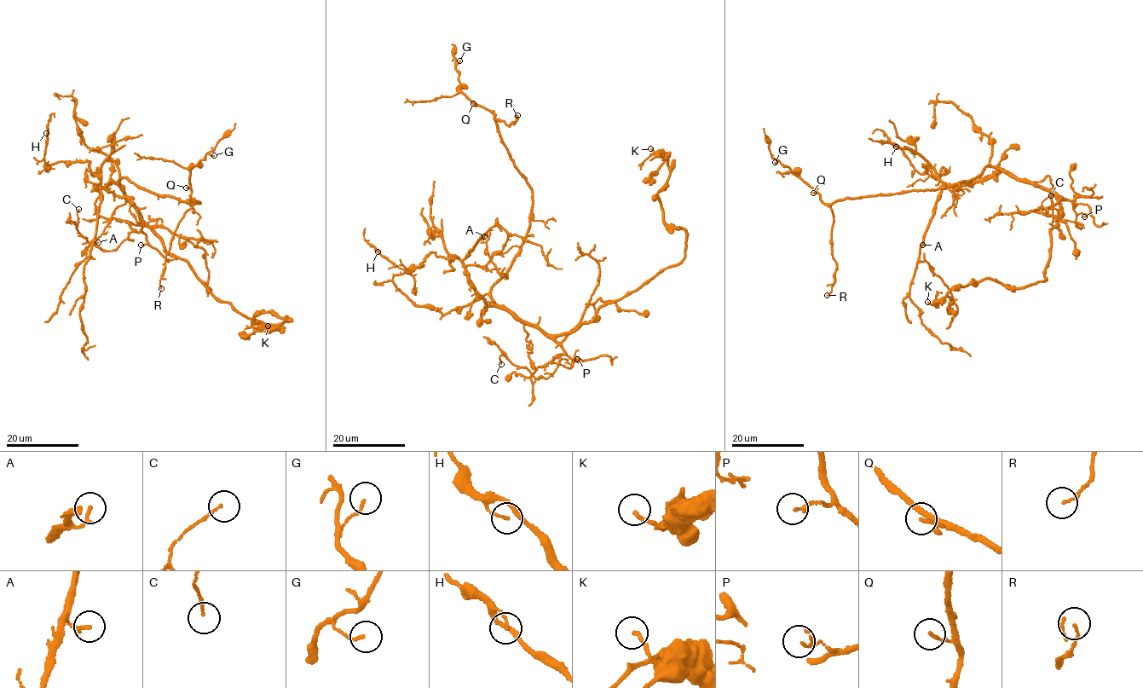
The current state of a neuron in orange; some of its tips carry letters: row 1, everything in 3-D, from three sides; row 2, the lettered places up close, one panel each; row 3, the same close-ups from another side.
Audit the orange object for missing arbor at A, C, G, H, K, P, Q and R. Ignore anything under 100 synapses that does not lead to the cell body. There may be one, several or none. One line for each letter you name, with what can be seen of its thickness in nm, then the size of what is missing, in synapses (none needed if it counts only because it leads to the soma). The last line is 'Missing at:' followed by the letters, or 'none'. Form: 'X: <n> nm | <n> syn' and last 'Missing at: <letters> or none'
Missing at: none

